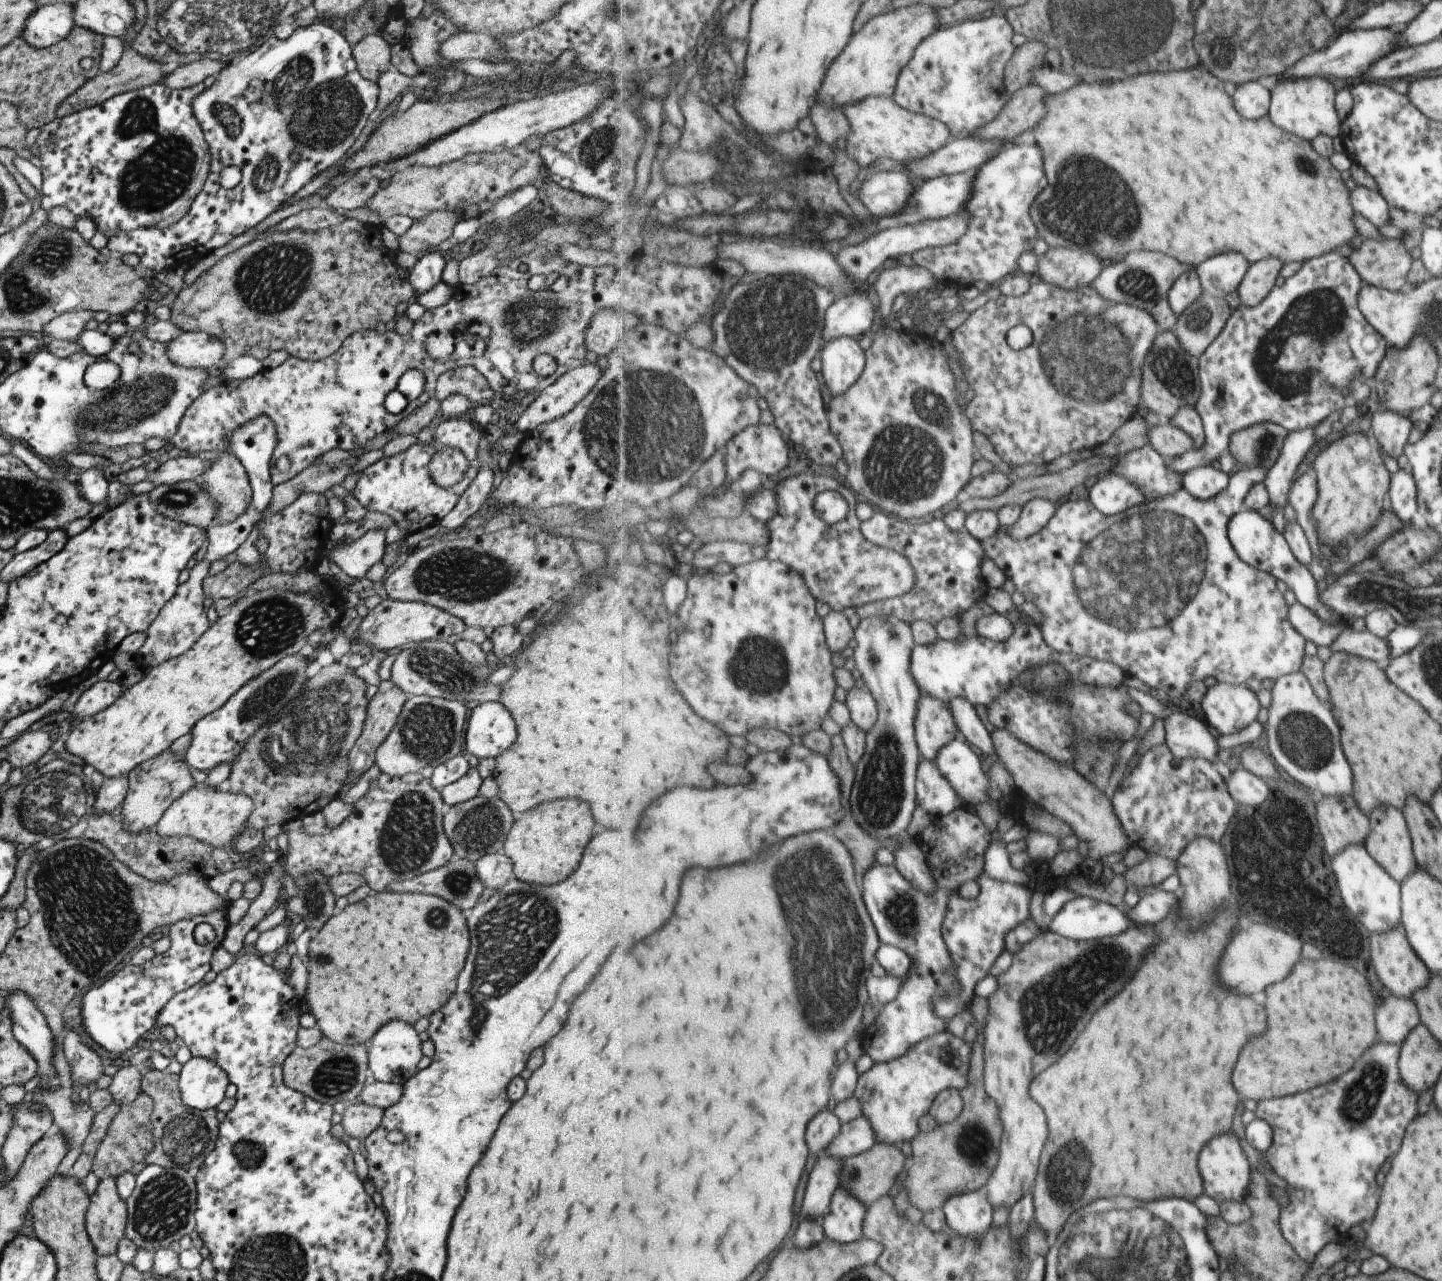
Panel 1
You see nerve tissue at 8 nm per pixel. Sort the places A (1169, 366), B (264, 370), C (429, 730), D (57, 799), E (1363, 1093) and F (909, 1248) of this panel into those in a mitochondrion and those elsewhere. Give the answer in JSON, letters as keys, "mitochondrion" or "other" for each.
{"A":"mitochondrion","B":"other","C":"mitochondrion","D":"mitochondrion","E":"mitochondrion","F":"other"}

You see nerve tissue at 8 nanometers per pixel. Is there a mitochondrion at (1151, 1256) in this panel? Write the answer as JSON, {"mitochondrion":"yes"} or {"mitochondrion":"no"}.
{"mitochondrion":"yes"}

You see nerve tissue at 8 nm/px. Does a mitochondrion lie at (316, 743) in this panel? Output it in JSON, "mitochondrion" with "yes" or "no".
{"mitochondrion":"yes"}

